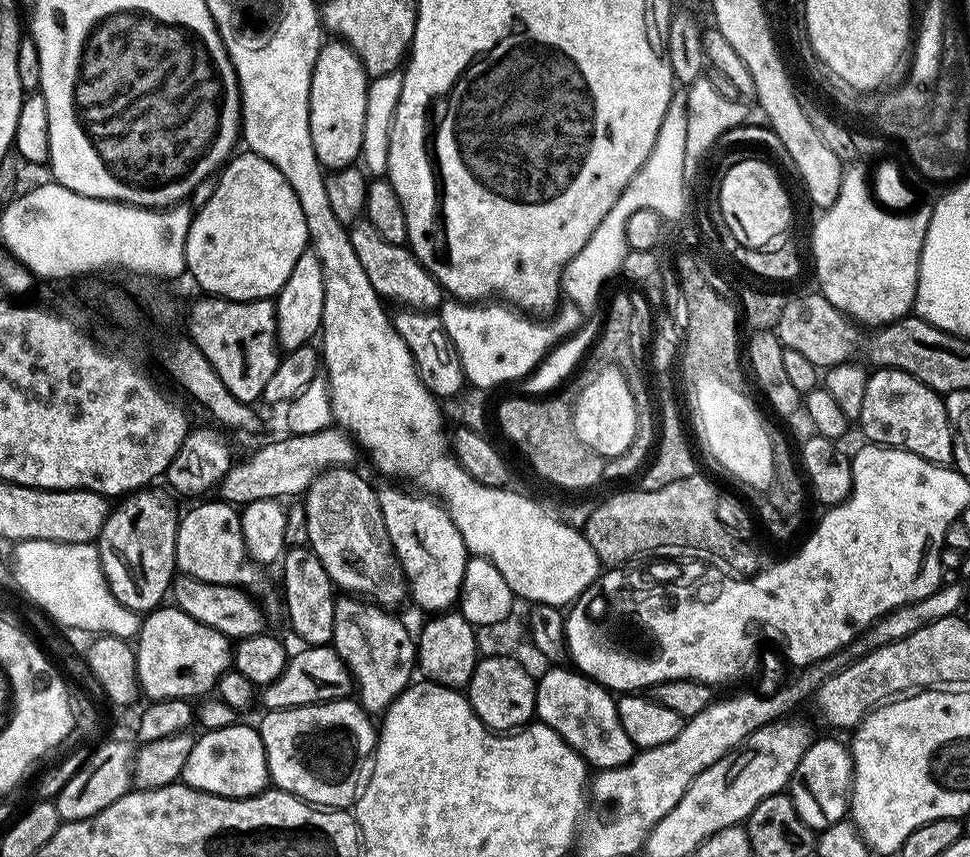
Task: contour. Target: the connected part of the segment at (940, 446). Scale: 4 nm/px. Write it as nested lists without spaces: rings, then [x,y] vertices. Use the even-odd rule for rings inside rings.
[[[881,368],[869,375],[866,394],[862,398],[862,414],[858,427],[864,431],[865,441],[885,448],[901,448],[910,454],[918,454],[918,458],[926,458],[931,464],[948,466],[953,463],[952,427],[948,421],[948,411],[944,409],[941,393],[927,388],[918,378],[897,368]]]

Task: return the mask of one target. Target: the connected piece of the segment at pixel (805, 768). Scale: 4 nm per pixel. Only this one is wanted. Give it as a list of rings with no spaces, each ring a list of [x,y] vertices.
[[[813,739],[812,745],[802,754],[802,762],[798,762],[798,770],[792,776],[790,795],[798,814],[811,828],[823,830],[839,820],[845,819],[850,812],[852,794],[852,754],[847,743],[839,744],[836,740]]]

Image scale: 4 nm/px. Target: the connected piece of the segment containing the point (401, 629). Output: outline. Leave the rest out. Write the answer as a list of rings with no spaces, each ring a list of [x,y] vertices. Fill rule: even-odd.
[[[358,598],[336,601],[331,647],[336,649],[348,668],[358,703],[369,714],[382,714],[399,698],[401,692],[413,683],[412,668],[414,672],[418,664],[413,633],[411,636],[407,626],[392,615],[396,614]]]

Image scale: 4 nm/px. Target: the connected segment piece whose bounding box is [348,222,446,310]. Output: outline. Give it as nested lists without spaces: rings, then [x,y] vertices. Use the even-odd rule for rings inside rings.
[[[367,222],[351,225],[348,237],[377,296],[385,301],[397,300],[400,306],[407,306],[412,310],[436,310],[441,307],[446,296],[444,289],[405,245],[386,242],[386,238],[382,238],[382,234],[378,234],[378,230],[374,230],[374,226]]]

